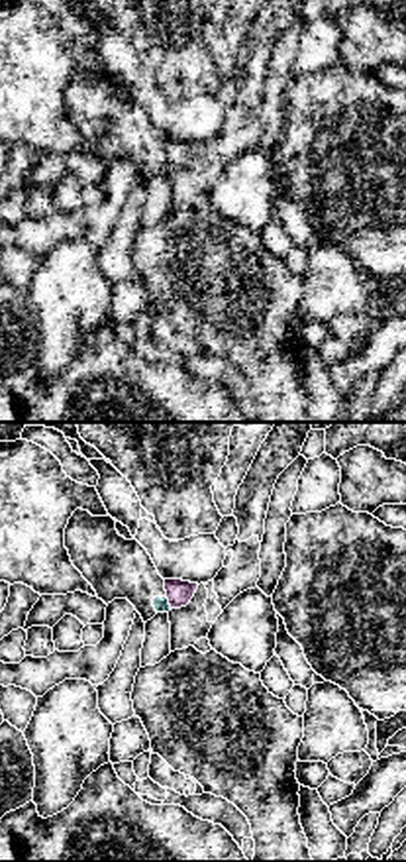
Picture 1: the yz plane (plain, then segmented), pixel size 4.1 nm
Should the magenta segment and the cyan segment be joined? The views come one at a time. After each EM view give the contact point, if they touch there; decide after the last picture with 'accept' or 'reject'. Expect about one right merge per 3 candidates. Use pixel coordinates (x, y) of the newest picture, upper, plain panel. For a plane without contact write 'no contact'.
meets magenta at (169, 163)

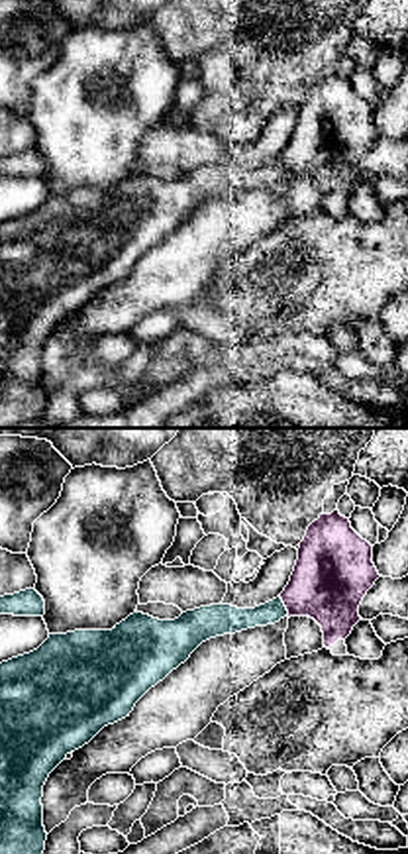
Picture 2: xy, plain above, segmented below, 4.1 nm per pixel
meets magenta at (285, 165)

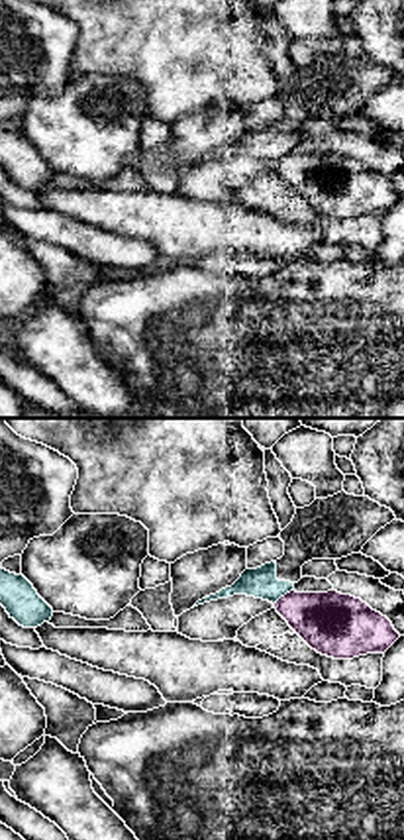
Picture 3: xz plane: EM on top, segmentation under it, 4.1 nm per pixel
meets magenta at (281, 157)

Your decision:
reject

